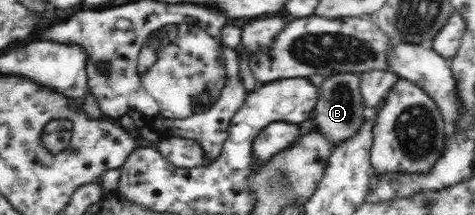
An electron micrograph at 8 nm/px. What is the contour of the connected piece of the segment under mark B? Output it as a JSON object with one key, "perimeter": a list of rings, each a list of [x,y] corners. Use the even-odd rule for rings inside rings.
{"perimeter":[[[342,73],[326,77],[322,85],[317,88],[317,93],[318,100],[313,110],[311,124],[316,126],[320,133],[324,133],[331,144],[339,145],[344,140],[352,138],[366,116],[373,112],[361,103],[359,74]]]}

